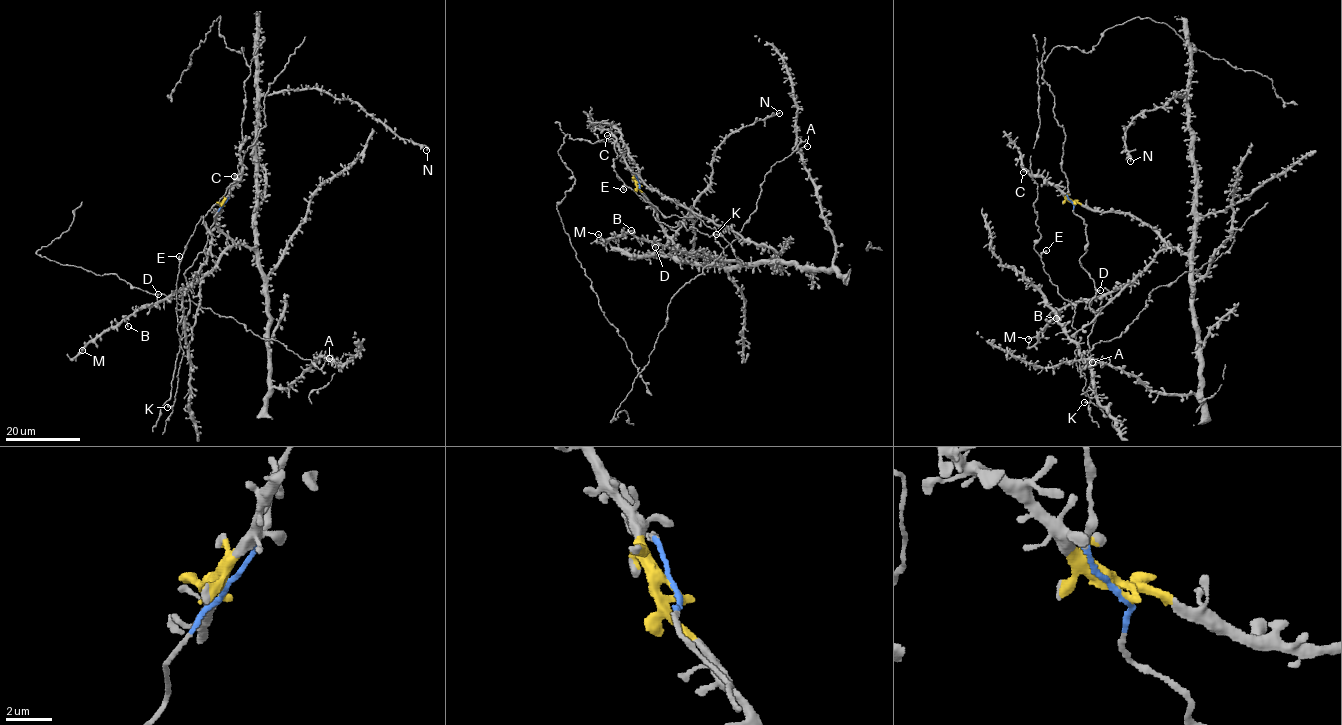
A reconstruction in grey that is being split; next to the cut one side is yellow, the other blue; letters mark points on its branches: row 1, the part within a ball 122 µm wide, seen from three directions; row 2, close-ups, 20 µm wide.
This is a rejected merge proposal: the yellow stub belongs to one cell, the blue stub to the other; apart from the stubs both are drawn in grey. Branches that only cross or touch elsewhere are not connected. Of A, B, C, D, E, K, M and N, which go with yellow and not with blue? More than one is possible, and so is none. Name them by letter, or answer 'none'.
A, B, C, D, M, N

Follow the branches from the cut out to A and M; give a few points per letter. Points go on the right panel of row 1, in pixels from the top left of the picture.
A: (1072, 201), (1093, 210), (1126, 212), (1188, 257), (1199, 390), (1165, 395), (1122, 371), (1092, 362)
M: (1072, 201), (1093, 210), (1131, 215), (1156, 231), (1163, 248), (1130, 283), (1062, 307), (1028, 339)

